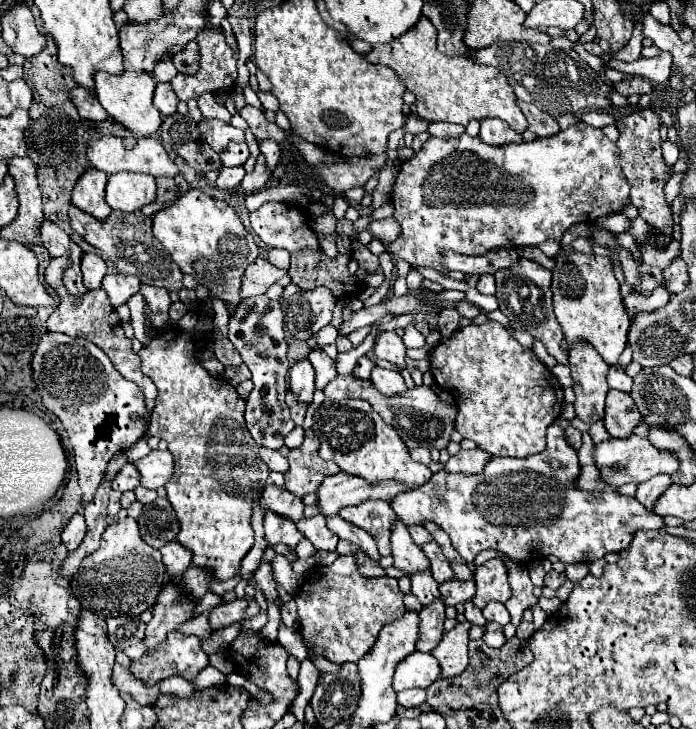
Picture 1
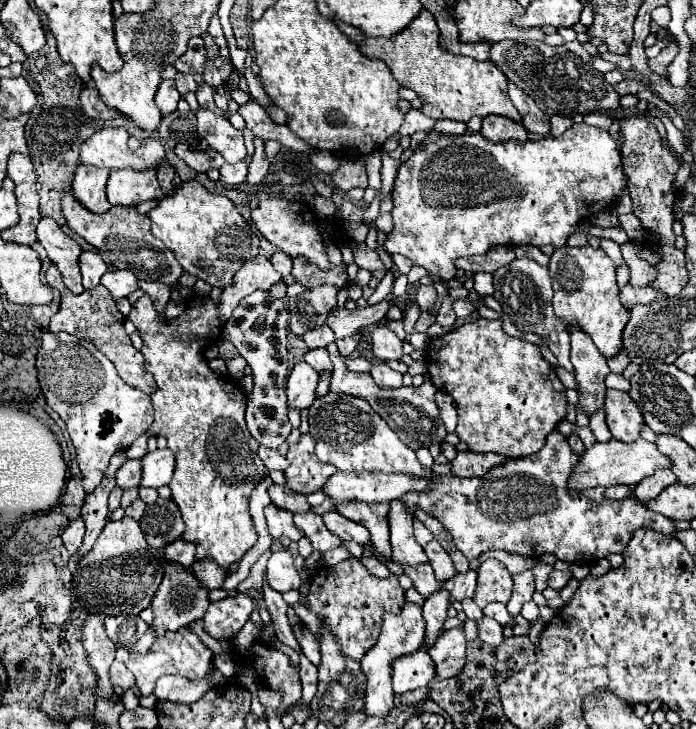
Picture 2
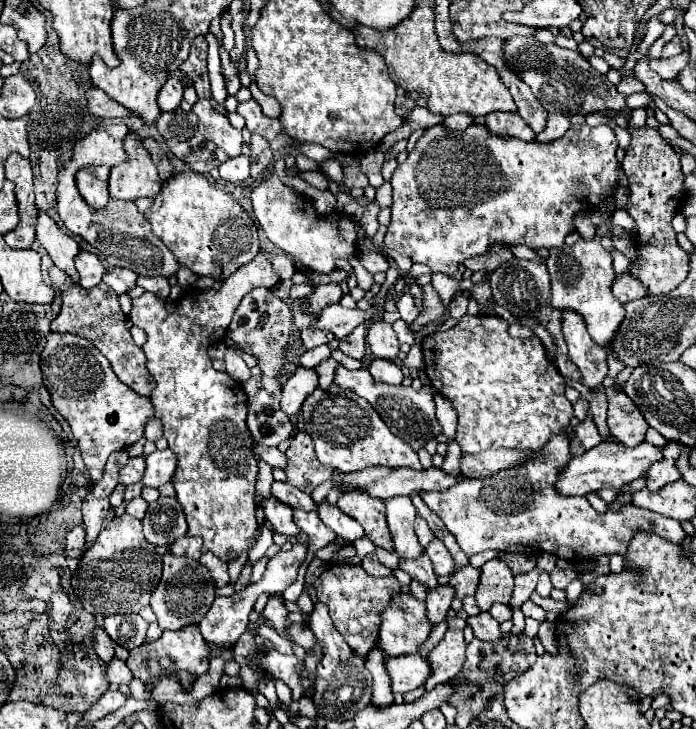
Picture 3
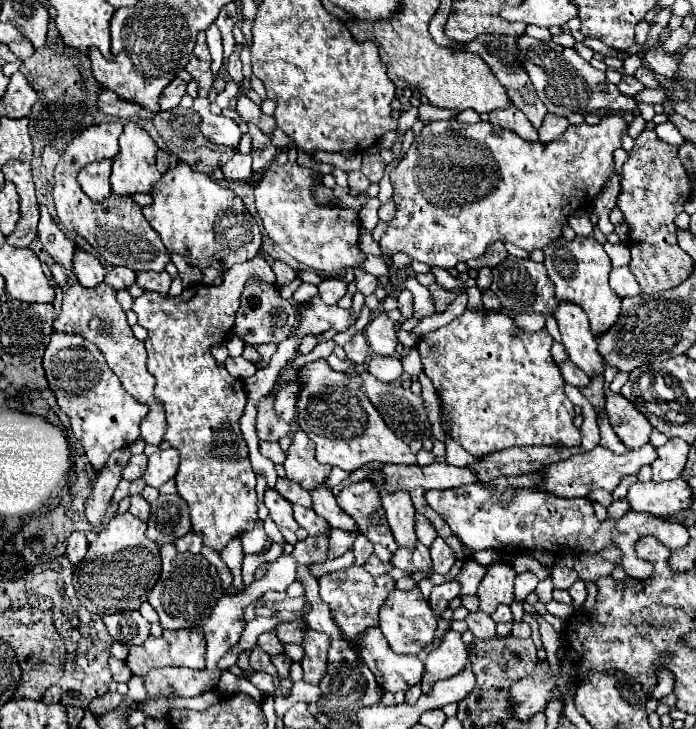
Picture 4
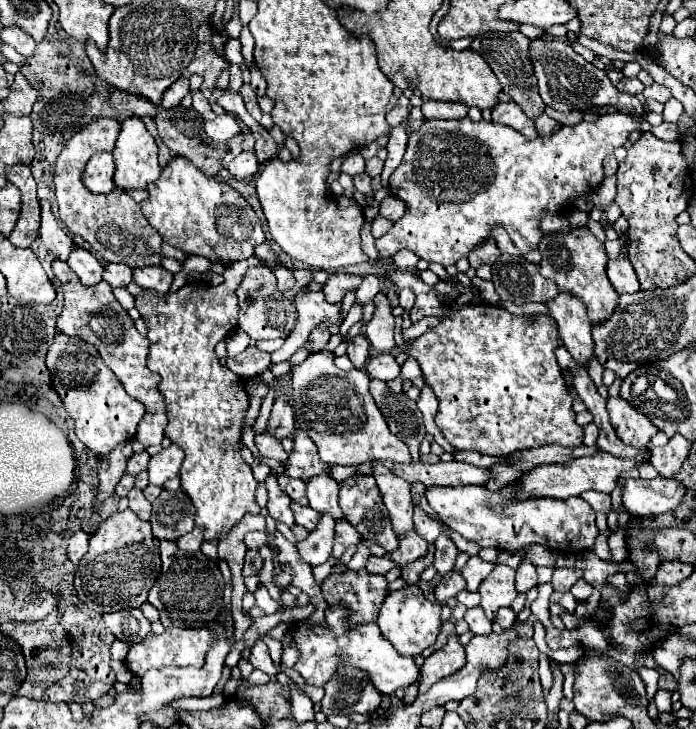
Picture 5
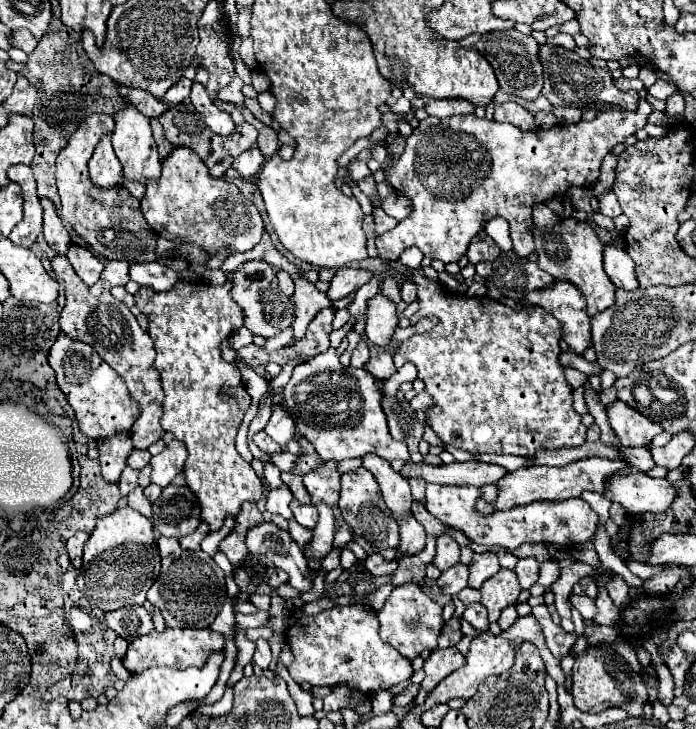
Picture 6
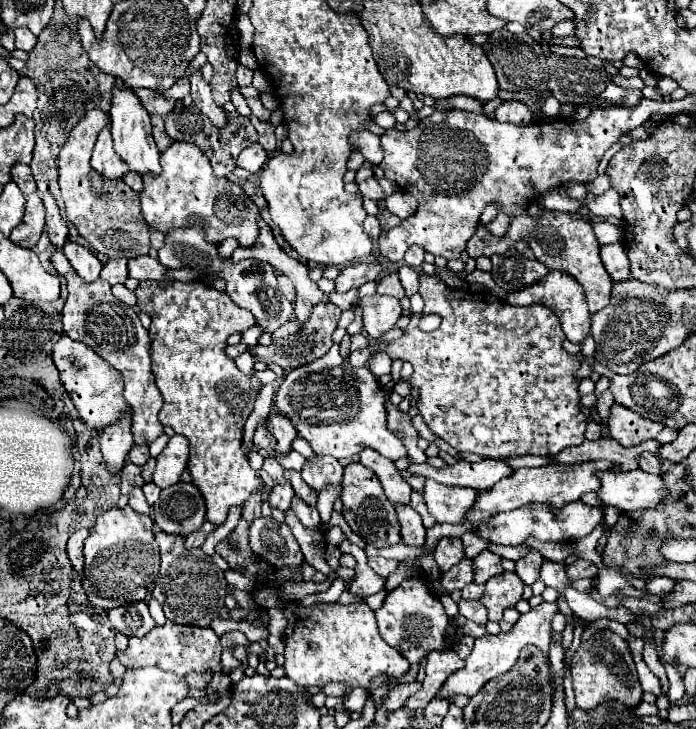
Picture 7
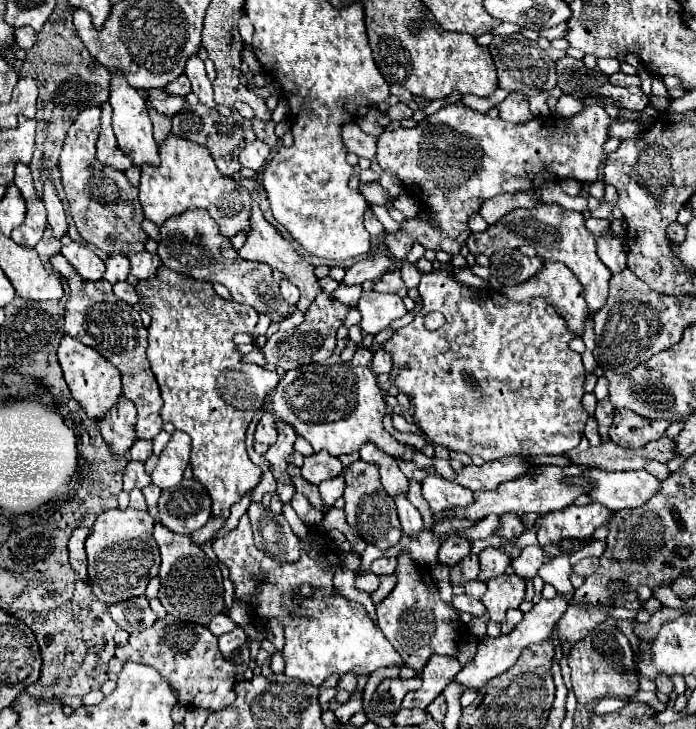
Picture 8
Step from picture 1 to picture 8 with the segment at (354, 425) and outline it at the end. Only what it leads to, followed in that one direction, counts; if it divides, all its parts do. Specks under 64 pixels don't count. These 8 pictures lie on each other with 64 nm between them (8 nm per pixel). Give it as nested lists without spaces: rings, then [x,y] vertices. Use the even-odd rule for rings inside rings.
[[[322,362],[322,364],[308,364],[288,370],[272,394],[272,410],[276,418],[288,422],[302,438],[306,438],[312,444],[314,452],[326,450],[332,456],[342,456],[358,452],[360,446],[366,442],[376,444],[382,452],[386,452],[392,458],[402,458],[406,450],[404,444],[398,444],[398,440],[394,440],[382,426],[382,418],[386,416],[386,402],[376,382],[376,374],[370,368],[362,366],[356,368],[346,362],[336,362],[336,364]]]

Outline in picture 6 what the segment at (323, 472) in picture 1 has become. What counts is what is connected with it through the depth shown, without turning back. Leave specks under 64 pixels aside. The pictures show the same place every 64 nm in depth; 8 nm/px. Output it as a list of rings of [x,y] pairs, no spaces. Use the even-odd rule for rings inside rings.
[[[300,438],[298,442],[300,442],[302,452],[296,456],[296,460],[294,460],[294,468],[292,468],[290,472],[292,472],[292,474],[298,474],[298,476],[304,476],[304,474],[316,470],[320,464],[324,464],[324,460],[316,454],[314,446],[312,446],[306,438]]]

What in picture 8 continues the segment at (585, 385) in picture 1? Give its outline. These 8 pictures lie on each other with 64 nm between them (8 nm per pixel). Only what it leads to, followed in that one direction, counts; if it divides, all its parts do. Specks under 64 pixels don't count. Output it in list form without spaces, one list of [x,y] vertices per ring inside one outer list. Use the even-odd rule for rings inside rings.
[[[546,262],[544,270],[538,272],[534,278],[530,278],[528,282],[520,284],[520,288],[506,288],[504,294],[512,300],[512,302],[530,302],[532,298],[546,298],[552,306],[556,306],[556,312],[560,312],[560,316],[566,320],[568,330],[574,336],[582,336],[584,334],[584,322],[588,320],[590,312],[588,306],[584,302],[584,294],[582,294],[582,286],[578,282],[578,278],[572,274],[572,270],[568,270],[564,264],[558,266],[554,262]]]

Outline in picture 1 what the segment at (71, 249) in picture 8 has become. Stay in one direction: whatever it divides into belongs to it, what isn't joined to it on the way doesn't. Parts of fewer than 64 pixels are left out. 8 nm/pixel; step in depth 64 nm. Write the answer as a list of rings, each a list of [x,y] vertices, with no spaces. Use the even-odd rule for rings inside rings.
[[[90,252],[90,254],[84,254],[82,256],[82,274],[84,274],[84,286],[88,288],[88,290],[96,290],[96,288],[100,288],[100,284],[102,284],[102,278],[106,276],[106,262],[98,256],[98,254],[94,254],[94,252]]]

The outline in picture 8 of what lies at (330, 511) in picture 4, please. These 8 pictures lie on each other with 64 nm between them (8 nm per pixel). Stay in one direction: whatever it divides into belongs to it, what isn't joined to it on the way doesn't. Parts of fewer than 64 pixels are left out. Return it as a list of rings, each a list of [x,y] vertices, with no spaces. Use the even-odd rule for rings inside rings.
[[[318,452],[318,454],[312,454],[312,456],[304,458],[302,478],[312,482],[314,486],[318,486],[322,480],[340,476],[342,470],[344,470],[344,466],[338,458],[330,456],[328,452]]]

